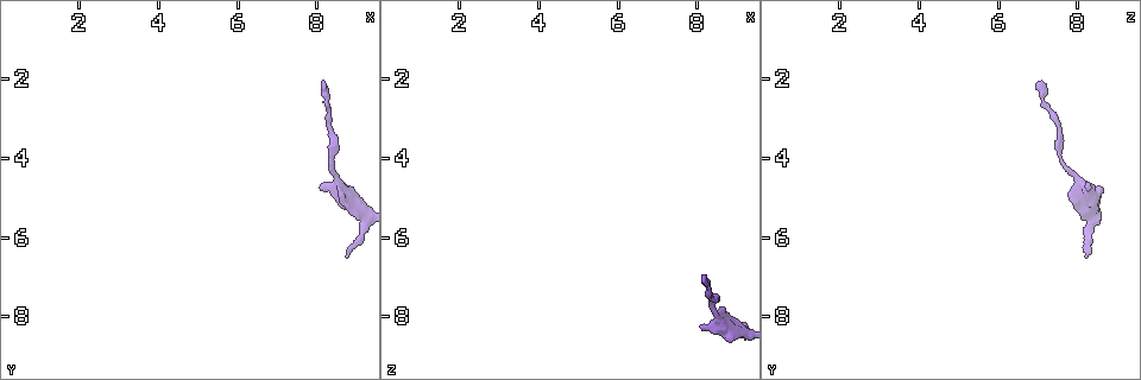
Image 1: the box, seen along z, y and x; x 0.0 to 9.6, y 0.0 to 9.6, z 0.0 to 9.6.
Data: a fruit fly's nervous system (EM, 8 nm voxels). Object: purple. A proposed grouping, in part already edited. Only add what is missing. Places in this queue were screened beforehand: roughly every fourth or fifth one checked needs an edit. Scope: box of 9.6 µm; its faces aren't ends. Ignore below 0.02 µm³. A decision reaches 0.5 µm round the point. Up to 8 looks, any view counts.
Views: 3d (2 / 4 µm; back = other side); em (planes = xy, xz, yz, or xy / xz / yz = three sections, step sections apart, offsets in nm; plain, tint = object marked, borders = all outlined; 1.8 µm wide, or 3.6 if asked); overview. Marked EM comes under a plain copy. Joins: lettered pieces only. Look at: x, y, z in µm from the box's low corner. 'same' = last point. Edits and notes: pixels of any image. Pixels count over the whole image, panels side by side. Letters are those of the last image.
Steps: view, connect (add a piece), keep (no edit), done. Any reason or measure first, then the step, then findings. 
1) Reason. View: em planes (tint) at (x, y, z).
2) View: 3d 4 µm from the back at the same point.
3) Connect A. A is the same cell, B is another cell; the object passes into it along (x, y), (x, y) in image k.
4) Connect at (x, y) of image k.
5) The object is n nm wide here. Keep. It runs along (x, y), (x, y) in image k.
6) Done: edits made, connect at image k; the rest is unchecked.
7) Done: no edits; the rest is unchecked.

Thin end. View: 3d 2 µm at (8.10, 2.00, 7.05).

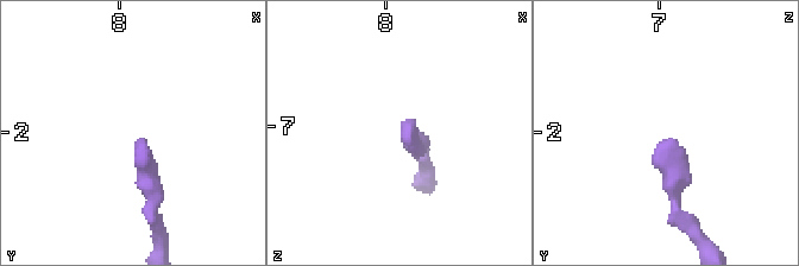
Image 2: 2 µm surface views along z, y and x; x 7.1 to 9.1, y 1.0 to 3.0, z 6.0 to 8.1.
Shape alone is not enough. View: em xy step 8 (borders) at (8.14, 2.02, 7.08).

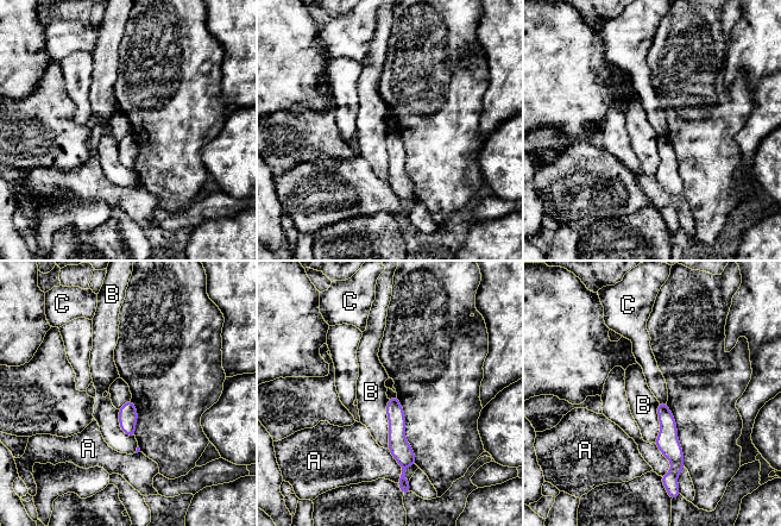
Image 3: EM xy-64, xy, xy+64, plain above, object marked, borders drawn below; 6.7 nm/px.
View: em planes (borders) at the same point.

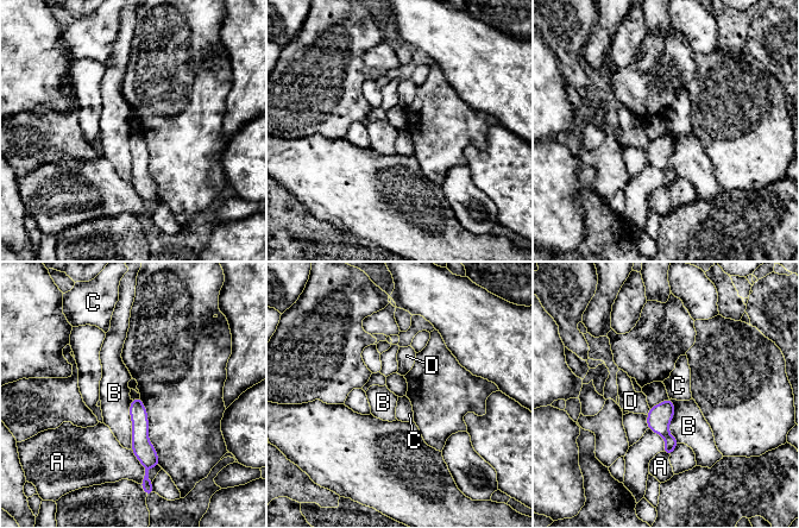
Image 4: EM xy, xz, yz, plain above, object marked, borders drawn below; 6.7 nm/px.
The longest contact is with B, 340 nm. Keep. A, B, C and D are other cells; it runs along (137, 401), (140, 445), (151, 464) in image 4; no lettered piece goes on from it.

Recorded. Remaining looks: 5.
Branch stops here. View: 3d 4 µm at (8.05, 4.75, 8.20).

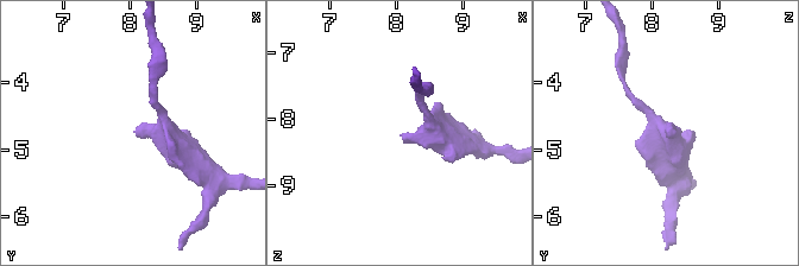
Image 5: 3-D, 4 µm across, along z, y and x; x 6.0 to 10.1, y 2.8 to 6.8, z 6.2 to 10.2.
Shape alone is not enough. View: em xy step 8 (borders) at (8.05, 4.75, 8.20).

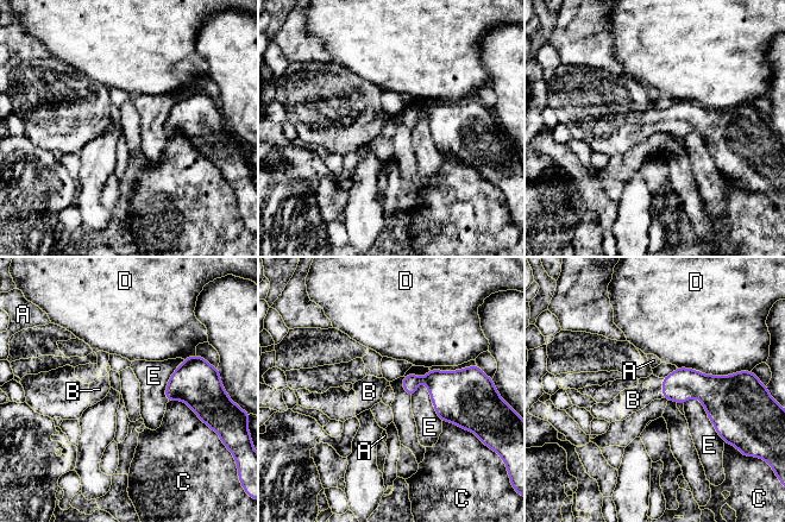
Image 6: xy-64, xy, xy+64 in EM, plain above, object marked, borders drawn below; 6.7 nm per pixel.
The longest contact is with D, 420 nm. Connect B. B is the same cell, A, C, D and E are other cells; the object passes into it along (683, 384), (663, 388), (633, 400) in image 6; the cell continues.

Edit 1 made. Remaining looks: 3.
Free end. View: em xy step 4 (tint) at (8.75, 6.55, 8.25).

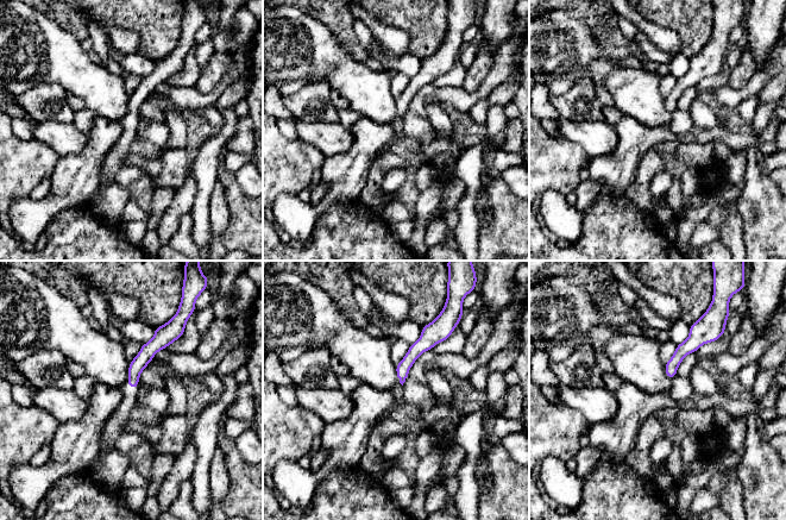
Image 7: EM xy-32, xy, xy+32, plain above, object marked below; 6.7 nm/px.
View: em xy step 4 (borders) at the same point.

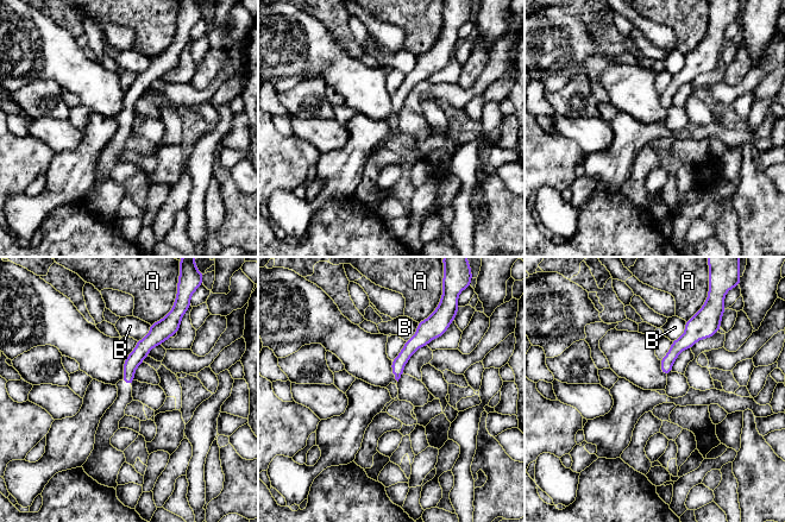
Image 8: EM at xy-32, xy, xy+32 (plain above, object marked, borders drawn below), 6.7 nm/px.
The longest contact is with B, 170 nm. Keep. A and B are other cells; no lettered piece goes on from it.

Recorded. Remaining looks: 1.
Done: edits made, connect at image 6; the rest is unchecked.

